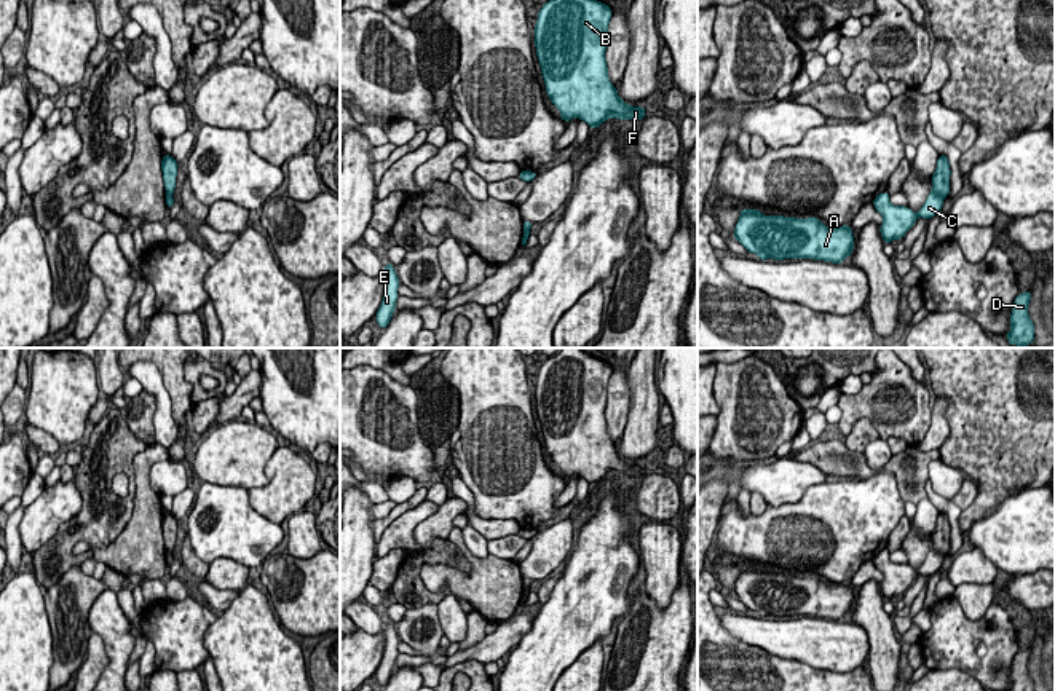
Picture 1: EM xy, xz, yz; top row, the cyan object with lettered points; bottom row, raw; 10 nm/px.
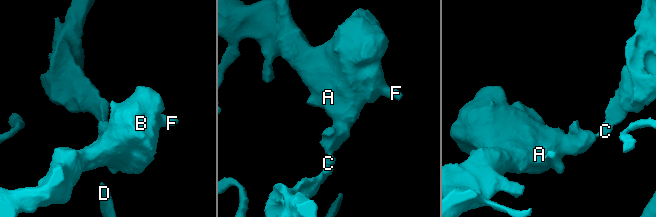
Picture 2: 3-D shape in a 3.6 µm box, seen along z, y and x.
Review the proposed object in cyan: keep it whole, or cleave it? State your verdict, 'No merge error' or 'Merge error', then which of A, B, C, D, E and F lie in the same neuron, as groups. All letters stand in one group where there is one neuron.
Merge error. Groups: A B C E F / D

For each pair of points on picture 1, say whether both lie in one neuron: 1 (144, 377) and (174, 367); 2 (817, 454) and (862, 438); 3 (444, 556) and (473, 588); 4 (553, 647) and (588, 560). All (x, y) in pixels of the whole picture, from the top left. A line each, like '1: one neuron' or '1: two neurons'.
1: two neurons
2: two neurons
3: two neurons
4: one neuron

